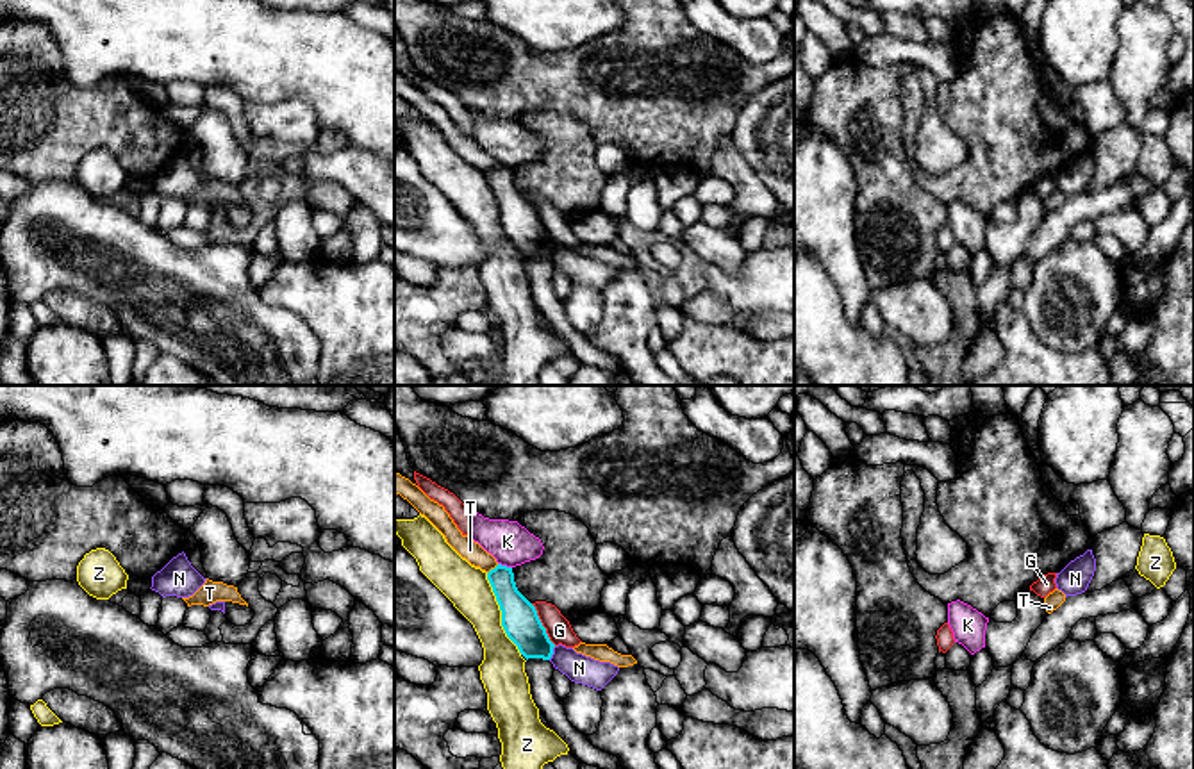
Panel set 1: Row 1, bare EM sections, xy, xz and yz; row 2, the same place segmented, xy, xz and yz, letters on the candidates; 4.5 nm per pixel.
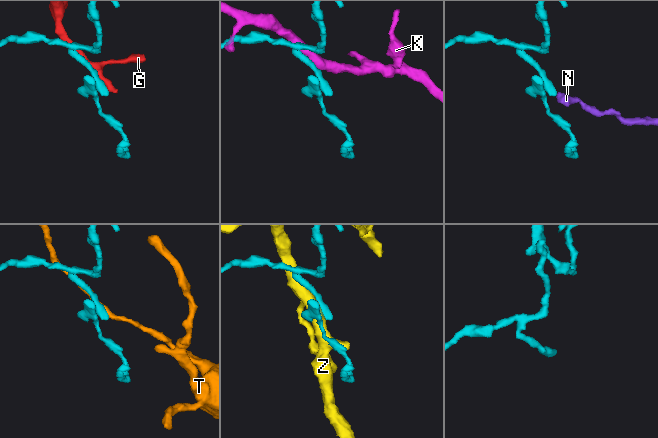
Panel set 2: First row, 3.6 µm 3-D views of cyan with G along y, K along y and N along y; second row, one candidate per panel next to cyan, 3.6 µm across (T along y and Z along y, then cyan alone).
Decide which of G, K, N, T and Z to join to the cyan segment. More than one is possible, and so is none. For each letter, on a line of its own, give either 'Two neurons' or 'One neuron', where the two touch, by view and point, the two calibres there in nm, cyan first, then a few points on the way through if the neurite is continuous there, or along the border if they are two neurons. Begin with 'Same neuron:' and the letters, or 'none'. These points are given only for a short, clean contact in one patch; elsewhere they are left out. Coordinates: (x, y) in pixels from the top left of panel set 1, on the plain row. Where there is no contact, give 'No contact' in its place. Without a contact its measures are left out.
Same neuron: none
G: Two neurons. Touches cyan at xz (541, 225). Thickness 170 nm (cyan) against 120 nm. Boundary: xz (530, 204), (547, 236), (555, 245)
K: Two neurons. Touches cyan at xz (505, 166). Thickness 170 nm (cyan) against 190 nm
N: Two neurons. Touches cyan at xz (552, 254). Thickness 170 nm (cyan) against 130 nm. Boundary: xz (555, 247), (548, 259)
T: Two neurons. Touches cyan at xz (495, 168). Thickness 160 nm (cyan) against 90 nm
Z: Two neurons. Touches cyan at xz (502, 214). Thickness 170 nm (cyan) against 200 nm

